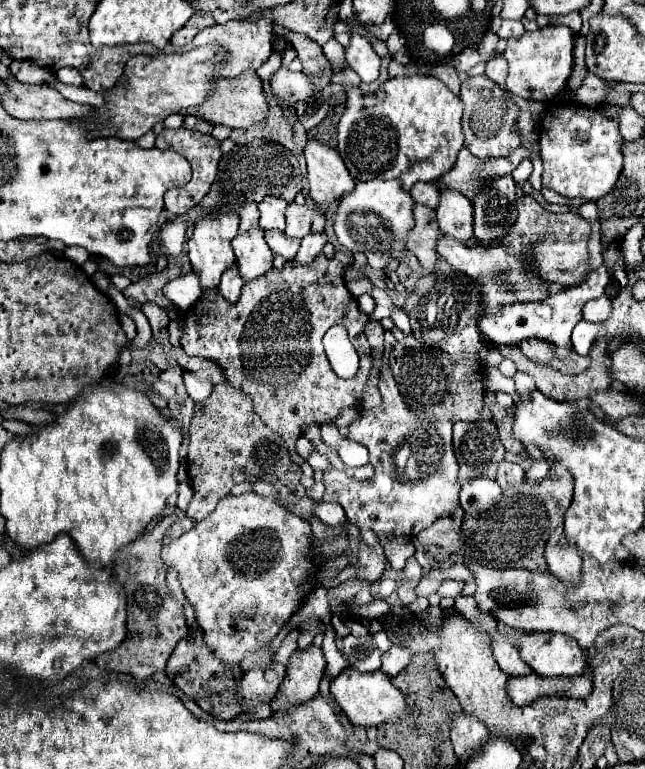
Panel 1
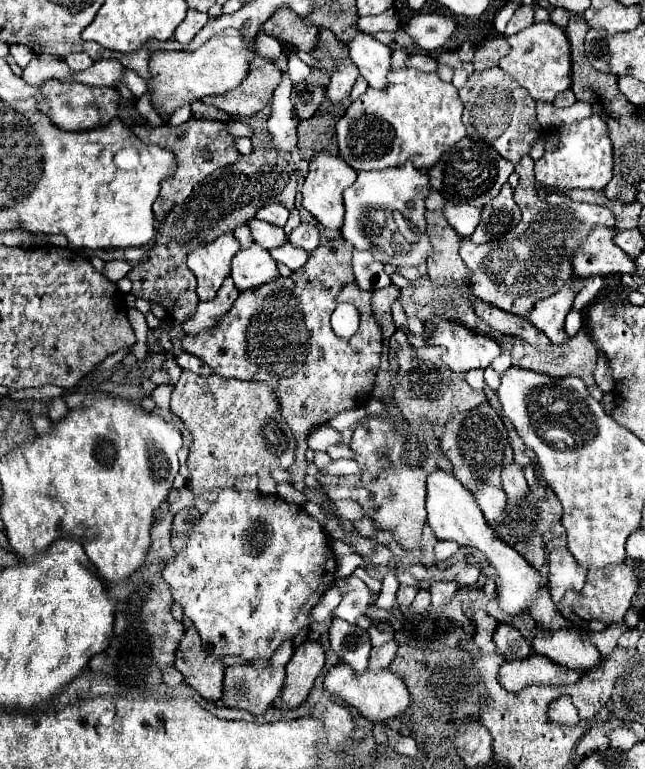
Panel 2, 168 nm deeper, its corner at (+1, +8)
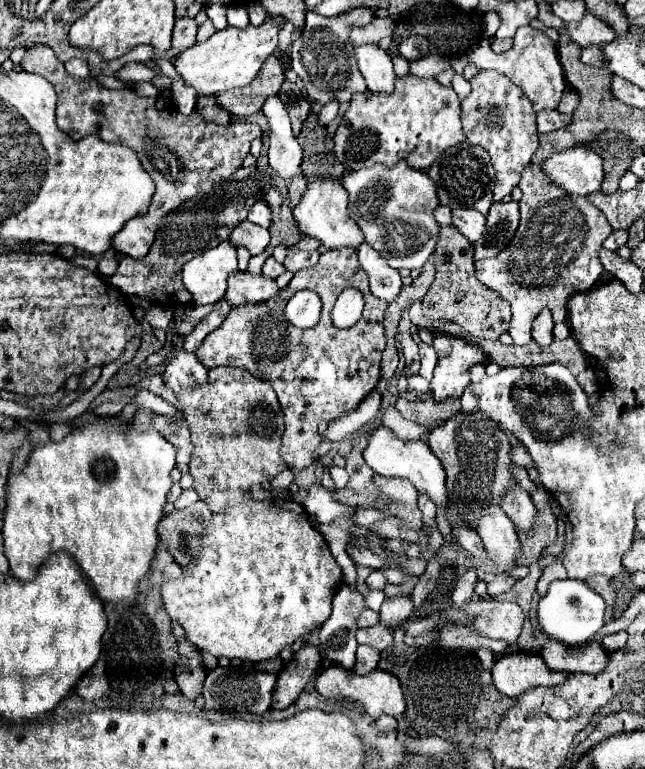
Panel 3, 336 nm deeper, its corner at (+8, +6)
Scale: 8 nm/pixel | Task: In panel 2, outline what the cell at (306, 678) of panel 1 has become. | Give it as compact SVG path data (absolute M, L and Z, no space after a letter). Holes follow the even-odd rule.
M305 641L295 647L295 653L287 663L287 679L281 691L281 697L289 709L299 707L307 699L313 681L321 673L323 665L325 655L319 641Z

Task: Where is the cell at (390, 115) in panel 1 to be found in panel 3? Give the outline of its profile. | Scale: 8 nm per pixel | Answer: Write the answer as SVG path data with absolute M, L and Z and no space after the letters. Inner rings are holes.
M408 75L396 79L396 91L390 95L364 91L352 97L334 135L334 153L348 171L372 165L394 167L400 159L426 171L436 157L460 141L466 141L466 135L460 125L460 99L452 87Z

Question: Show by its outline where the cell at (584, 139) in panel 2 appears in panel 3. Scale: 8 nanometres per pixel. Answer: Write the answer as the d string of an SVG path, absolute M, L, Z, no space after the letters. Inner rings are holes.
M574 147L552 155L542 163L542 171L548 173L556 185L574 195L600 191L604 179L600 155L586 147Z

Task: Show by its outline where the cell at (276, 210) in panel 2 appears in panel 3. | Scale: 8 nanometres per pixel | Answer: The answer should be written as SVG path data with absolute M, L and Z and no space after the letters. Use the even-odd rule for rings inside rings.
M256 201L252 205L252 209L248 211L248 221L260 225L260 227L270 227L270 207L266 205L266 201Z

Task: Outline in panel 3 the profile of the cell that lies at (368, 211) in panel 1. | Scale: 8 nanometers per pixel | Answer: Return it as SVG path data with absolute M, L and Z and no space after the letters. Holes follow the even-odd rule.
M400 161L392 169L374 165L348 173L342 179L348 191L348 215L364 231L366 243L374 247L390 267L394 269L422 269L426 259L432 255L438 239L438 223L434 209L440 205L436 195L436 183L408 163Z

